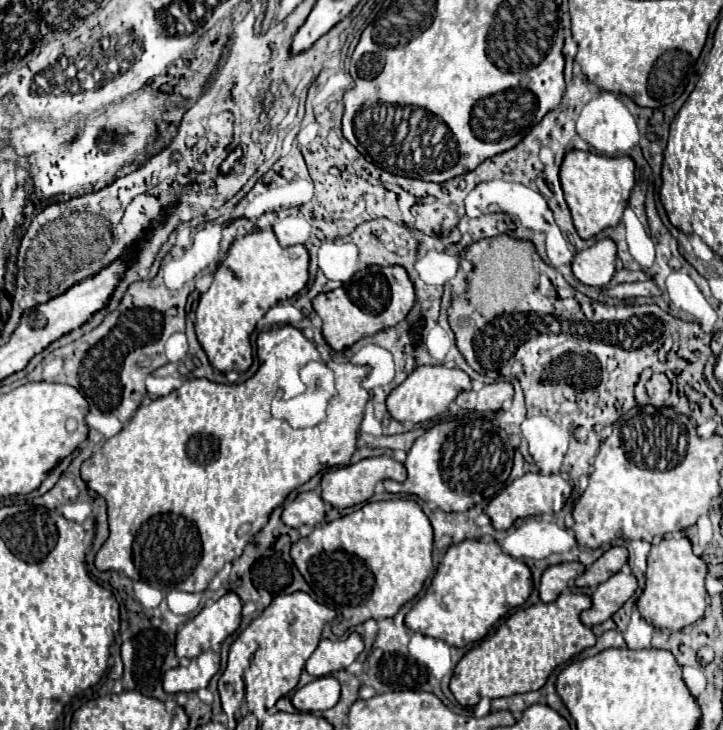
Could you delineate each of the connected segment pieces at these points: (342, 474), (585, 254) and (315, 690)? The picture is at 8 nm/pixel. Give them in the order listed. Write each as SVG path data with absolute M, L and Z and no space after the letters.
M385 454L375 456L375 458L365 458L365 460L357 462L357 464L349 464L349 466L341 466L341 468L333 468L333 470L325 472L323 478L321 478L321 484L319 484L321 498L323 498L323 502L331 504L333 508L339 508L339 510L351 508L351 506L367 502L373 496L375 484L381 482L381 480L387 480L387 478L403 482L407 478L405 466L401 462L397 462L397 460L393 460L391 456L385 456Z
M603 238L573 258L573 276L585 286L605 286L613 278L617 248L613 240Z
M333 676L313 680L295 692L291 702L299 712L319 712L333 708L339 702L339 682Z

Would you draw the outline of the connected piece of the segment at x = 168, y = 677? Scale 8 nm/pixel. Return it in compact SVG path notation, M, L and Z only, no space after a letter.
M203 652L193 658L187 666L177 666L163 676L163 688L169 694L177 692L195 692L199 688L207 688L209 680L219 670L219 654Z

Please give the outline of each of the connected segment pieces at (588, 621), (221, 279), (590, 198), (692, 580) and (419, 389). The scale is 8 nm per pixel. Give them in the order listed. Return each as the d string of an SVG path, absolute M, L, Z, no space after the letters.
M617 572L607 582L599 584L599 588L593 592L593 596L591 596L593 606L589 610L581 612L581 622L585 626L603 624L625 604L625 600L629 600L633 596L635 590L637 590L635 576Z
M251 232L233 240L227 258L213 276L211 288L201 296L197 306L195 332L201 348L209 356L213 368L221 372L245 372L251 362L249 336L255 324L277 302L289 300L305 288L309 274L309 254L305 246L281 248L273 232Z
M573 150L561 164L561 186L569 204L573 226L583 240L593 238L605 228L615 228L627 208L629 194L635 186L635 162L629 156L599 156L593 152Z
M663 538L651 548L647 558L645 590L637 600L641 618L655 628L667 628L671 632L695 624L707 608L707 592L703 586L705 574L707 564L691 552L691 542L687 538Z
M417 366L397 388L387 396L389 414L403 424L417 424L431 420L447 410L447 406L455 400L455 396L463 390L471 390L471 378L459 368L437 366Z

